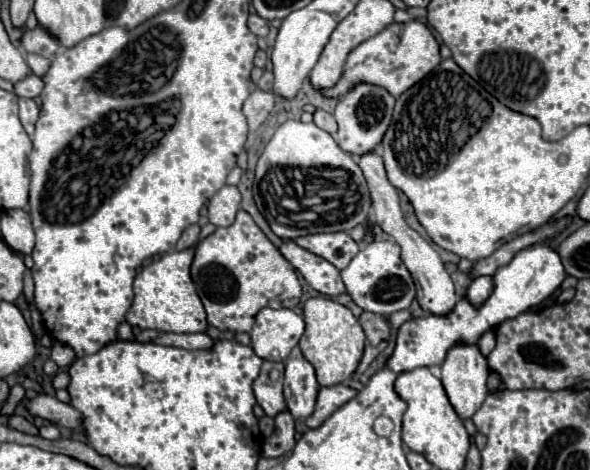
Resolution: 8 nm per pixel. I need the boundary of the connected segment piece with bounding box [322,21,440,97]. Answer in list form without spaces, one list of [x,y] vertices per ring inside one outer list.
[[[420,21],[392,23],[390,27],[380,31],[378,35],[362,41],[356,49],[350,51],[346,65],[344,65],[342,79],[332,89],[322,91],[322,95],[338,97],[338,95],[344,95],[358,81],[366,81],[366,83],[388,89],[394,97],[400,97],[406,89],[410,89],[426,73],[430,73],[438,63],[440,63],[438,41],[434,39],[432,31],[424,23],[420,23]]]

